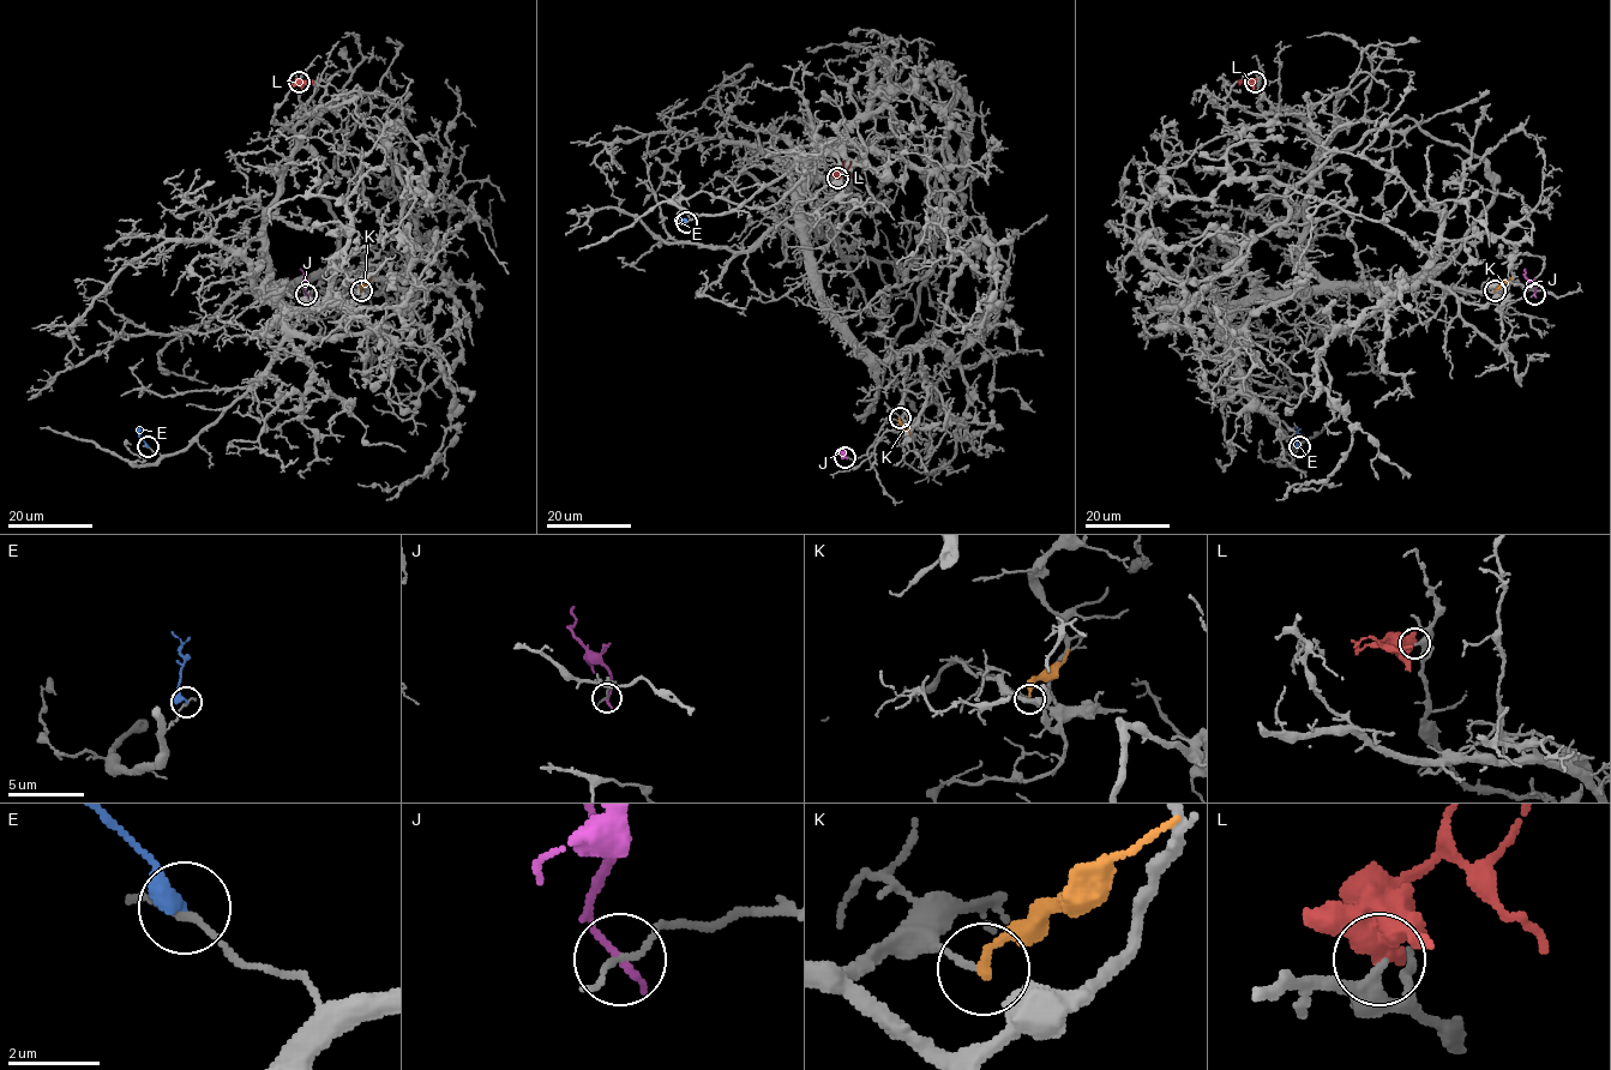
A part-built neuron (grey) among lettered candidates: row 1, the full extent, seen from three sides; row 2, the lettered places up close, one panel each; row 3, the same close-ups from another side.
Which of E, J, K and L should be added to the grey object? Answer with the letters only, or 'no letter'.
no letter

